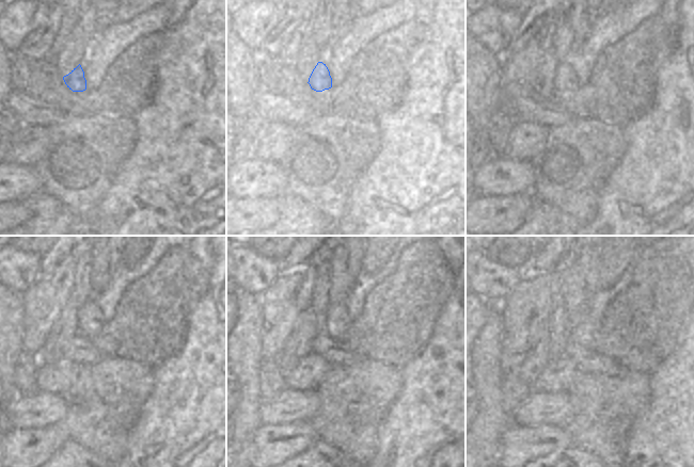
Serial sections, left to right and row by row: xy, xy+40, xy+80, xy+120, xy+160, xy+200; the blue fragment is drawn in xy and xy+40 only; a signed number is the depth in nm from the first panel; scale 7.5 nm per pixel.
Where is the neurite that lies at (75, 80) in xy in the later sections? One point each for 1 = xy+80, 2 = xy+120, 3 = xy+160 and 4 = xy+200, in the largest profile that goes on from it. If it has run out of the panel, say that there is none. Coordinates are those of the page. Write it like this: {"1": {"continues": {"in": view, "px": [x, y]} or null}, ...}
{"1": {"continues": {"in": "xy+80", "px": [565, 80]}}, "2": {"continues": {"in": "xy+120", "px": [91, 320]}}, "3": {"continues": {"in": "xy+160", "px": [337, 321]}}, "4": {"continues": {"in": "xy+200", "px": [584, 335]}}}

